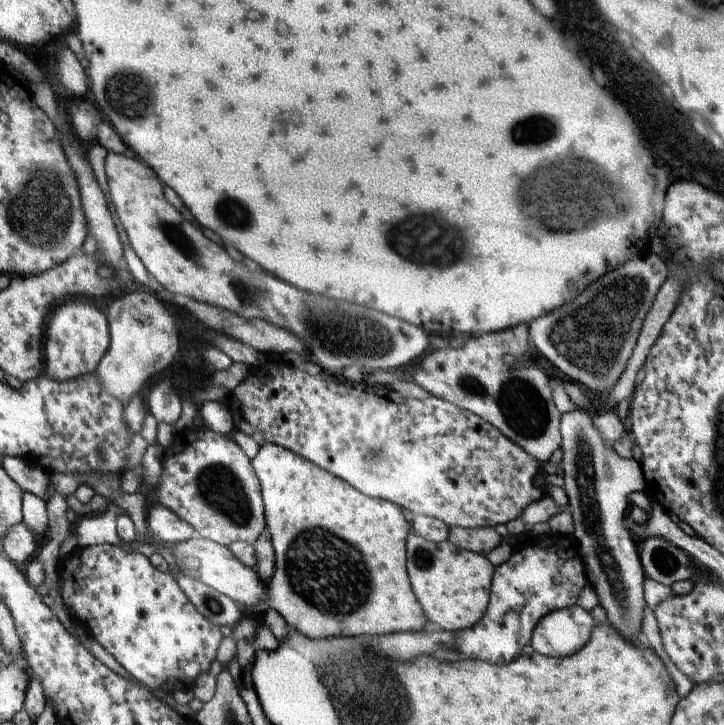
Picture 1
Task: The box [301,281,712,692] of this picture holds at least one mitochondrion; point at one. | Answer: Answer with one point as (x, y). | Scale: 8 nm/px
(610, 581)

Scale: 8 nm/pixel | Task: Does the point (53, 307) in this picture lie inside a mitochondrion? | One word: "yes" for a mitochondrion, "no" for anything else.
no

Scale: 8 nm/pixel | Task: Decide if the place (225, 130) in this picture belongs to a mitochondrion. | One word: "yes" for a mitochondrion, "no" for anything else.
no

